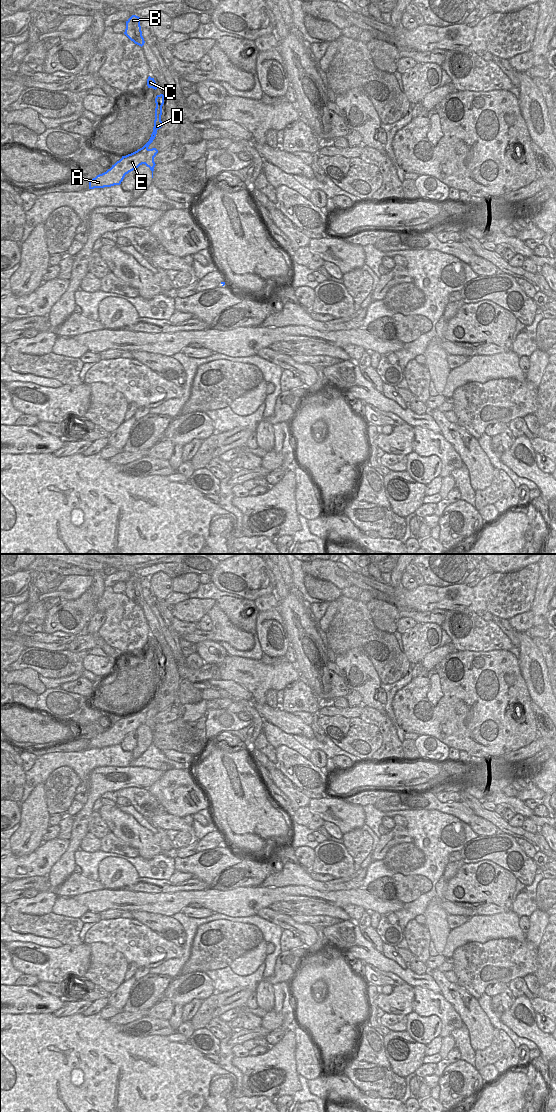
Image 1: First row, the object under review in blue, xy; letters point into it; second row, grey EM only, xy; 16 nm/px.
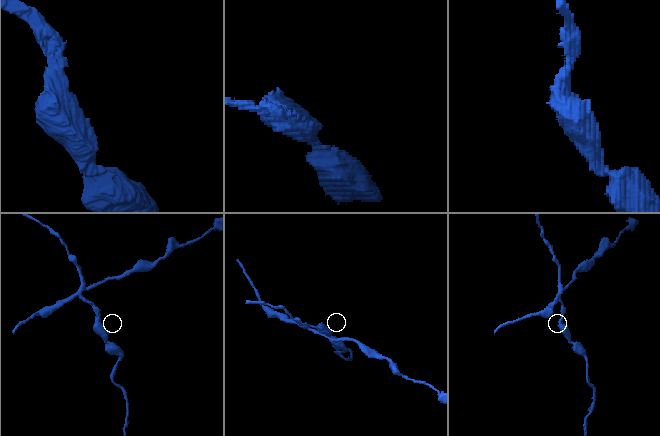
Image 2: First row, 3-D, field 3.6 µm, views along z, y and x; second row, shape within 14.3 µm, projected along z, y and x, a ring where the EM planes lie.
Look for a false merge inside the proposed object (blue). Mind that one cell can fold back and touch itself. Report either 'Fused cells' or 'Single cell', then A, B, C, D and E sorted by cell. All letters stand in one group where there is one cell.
Fused cells. Groups: A E / B C D.

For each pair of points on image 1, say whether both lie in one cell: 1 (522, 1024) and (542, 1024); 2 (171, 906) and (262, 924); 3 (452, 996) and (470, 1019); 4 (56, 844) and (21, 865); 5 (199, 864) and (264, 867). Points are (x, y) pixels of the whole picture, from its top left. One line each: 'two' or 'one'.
1: two
2: two
3: one
4: one
5: one

